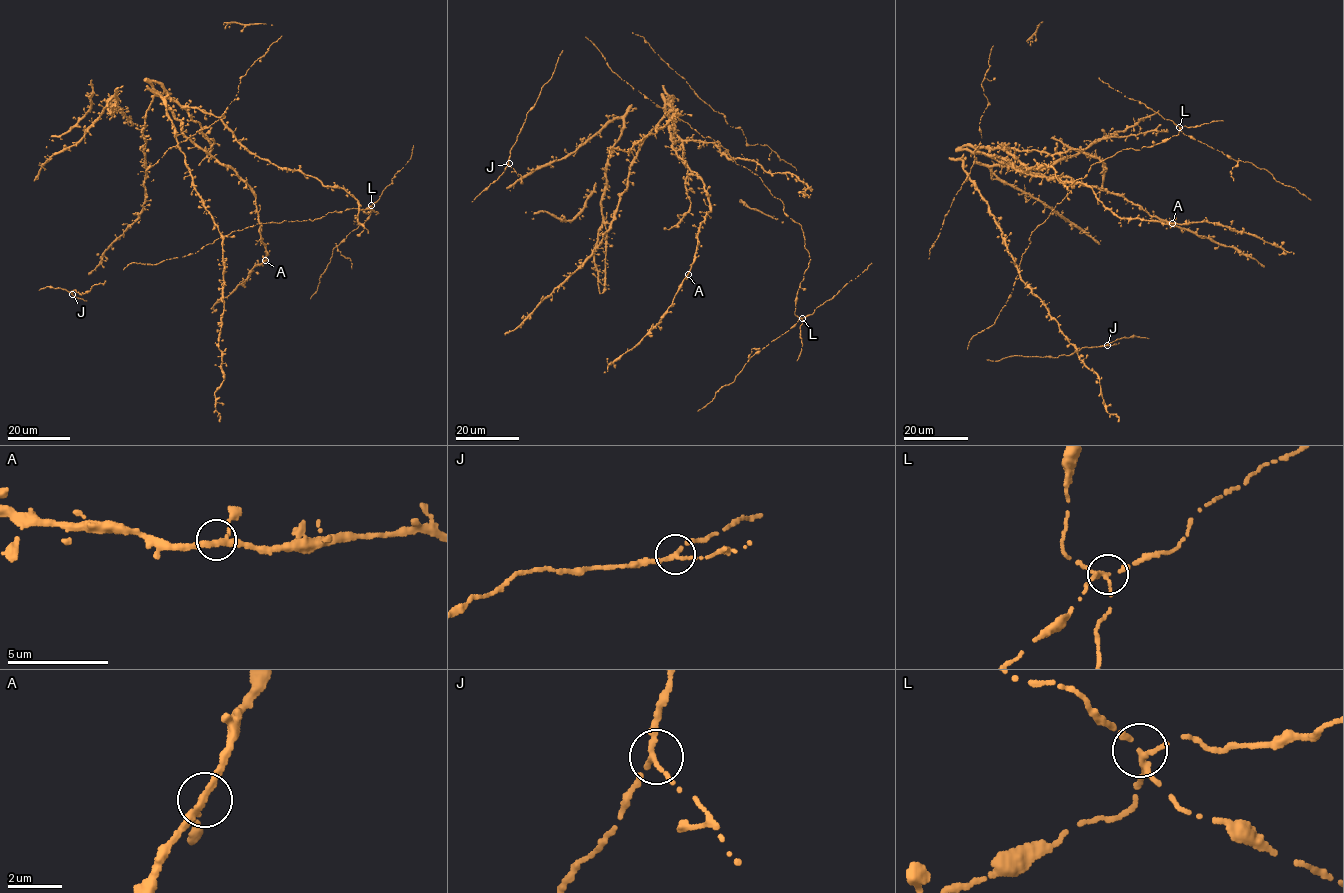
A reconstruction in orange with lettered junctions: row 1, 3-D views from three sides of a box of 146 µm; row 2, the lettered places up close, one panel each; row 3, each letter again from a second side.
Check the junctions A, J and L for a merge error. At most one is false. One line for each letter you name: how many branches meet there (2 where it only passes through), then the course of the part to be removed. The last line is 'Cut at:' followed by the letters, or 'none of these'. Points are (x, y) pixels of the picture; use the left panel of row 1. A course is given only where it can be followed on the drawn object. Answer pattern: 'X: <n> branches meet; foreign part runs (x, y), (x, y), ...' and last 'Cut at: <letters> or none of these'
L: 3 branches meet; foreign part runs (370, 205), (370, 214), (365, 222), (333, 249), (330, 260), (310, 299)
Cut at: L

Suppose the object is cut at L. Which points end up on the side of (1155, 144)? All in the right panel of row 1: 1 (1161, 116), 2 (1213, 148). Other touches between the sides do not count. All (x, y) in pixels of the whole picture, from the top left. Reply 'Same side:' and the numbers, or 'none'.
Same side: none

